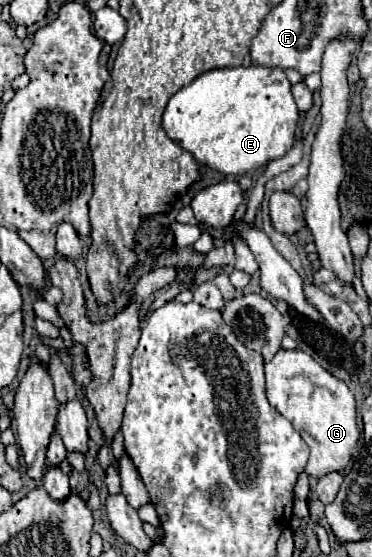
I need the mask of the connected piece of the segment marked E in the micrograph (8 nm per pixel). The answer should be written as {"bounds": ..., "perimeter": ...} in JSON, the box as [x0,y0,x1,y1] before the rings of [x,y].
{"bounds":[163,66,299,176],"perimeter":[[[265,66],[209,70],[195,78],[189,86],[183,86],[179,92],[175,92],[163,112],[163,128],[175,144],[191,152],[199,164],[231,176],[241,176],[245,172],[257,170],[271,160],[285,156],[285,152],[295,142],[297,120],[299,110],[291,96],[291,82],[281,68]]]}

